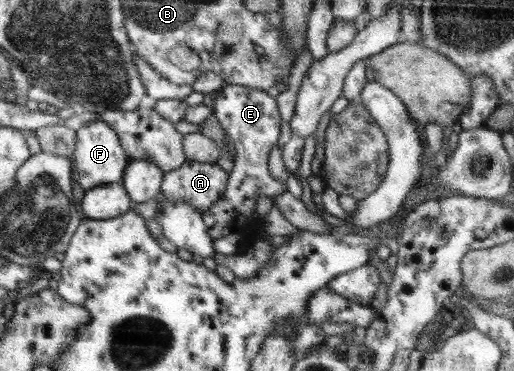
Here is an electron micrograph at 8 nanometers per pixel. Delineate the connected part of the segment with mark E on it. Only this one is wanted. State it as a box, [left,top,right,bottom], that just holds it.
[202,84,288,240]

